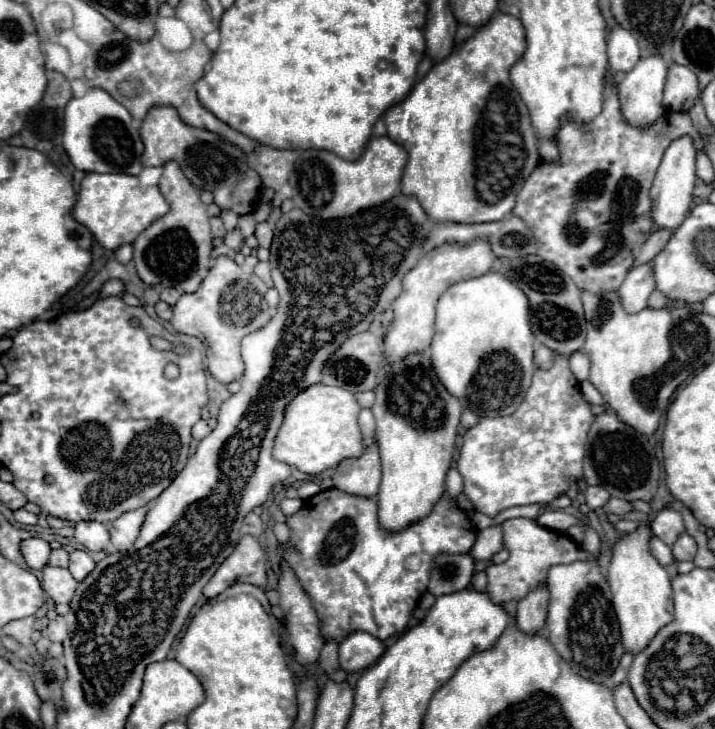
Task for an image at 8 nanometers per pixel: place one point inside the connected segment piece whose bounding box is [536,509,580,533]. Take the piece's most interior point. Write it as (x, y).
(558, 520)

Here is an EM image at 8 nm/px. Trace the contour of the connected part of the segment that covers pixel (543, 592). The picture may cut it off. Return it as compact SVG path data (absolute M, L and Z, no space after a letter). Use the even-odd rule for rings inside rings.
M542 585L518 601L516 623L524 633L540 631L546 621L546 611L548 611L548 587Z

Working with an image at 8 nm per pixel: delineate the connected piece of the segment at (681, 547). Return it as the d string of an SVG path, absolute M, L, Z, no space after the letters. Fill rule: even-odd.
M682 533L676 543L672 545L672 553L676 561L692 561L696 555L696 541L688 533Z

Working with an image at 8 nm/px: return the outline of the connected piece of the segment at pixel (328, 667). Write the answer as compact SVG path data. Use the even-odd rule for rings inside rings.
M326 641L324 643L324 647L320 651L320 667L334 681L344 681L346 679L346 673L338 665L338 643L336 641Z

